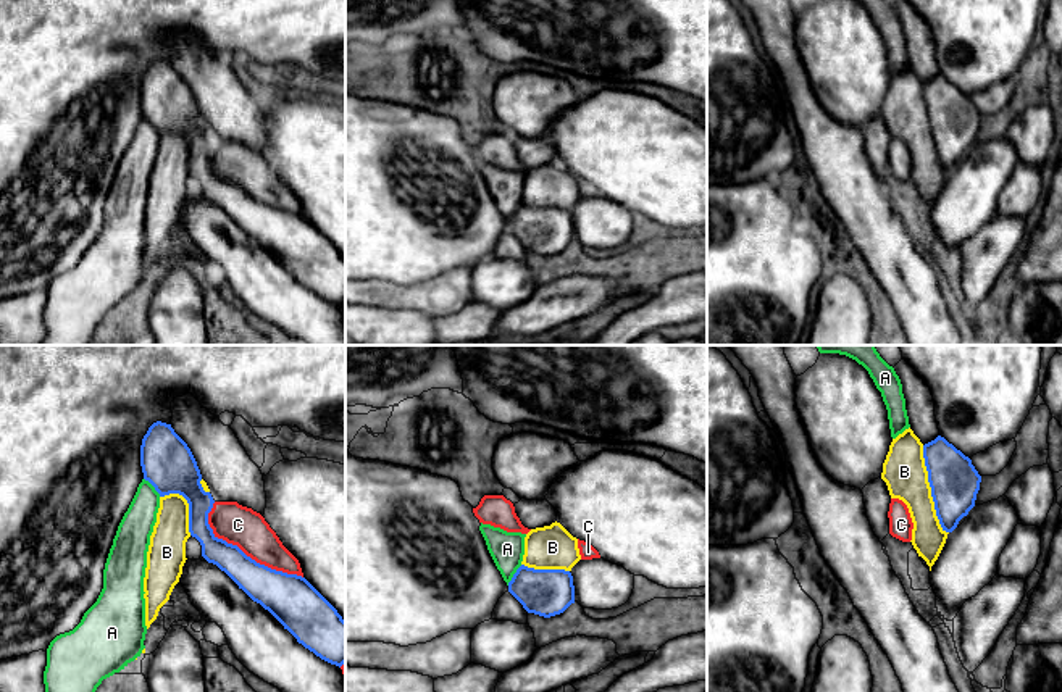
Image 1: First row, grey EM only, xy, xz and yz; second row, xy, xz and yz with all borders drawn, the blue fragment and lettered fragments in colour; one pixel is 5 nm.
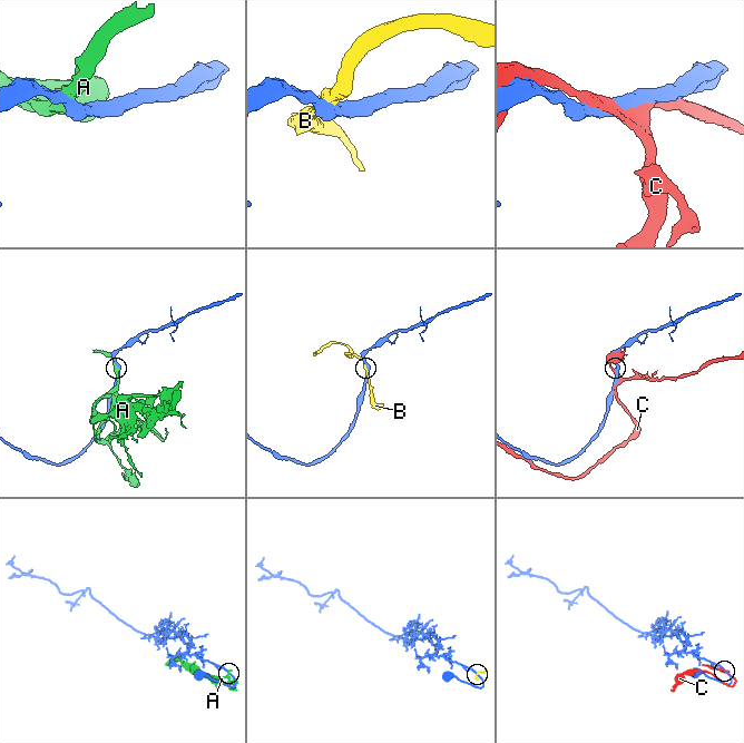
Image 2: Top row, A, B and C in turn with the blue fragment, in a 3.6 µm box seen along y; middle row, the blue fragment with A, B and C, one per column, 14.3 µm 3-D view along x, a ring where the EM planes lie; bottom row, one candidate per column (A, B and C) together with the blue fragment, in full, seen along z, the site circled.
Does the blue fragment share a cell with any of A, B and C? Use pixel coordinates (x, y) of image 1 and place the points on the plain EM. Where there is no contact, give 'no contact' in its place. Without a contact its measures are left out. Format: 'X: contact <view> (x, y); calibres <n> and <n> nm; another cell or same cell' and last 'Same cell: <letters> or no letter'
A: contact xz (514, 213); calibres 240 and 170 nm; another cell
B: contact yz (932, 128); calibres 240 and 220 nm; another cell
C: contact xy (242, 191); calibres 200 and 200 nm; another cell
Same cell: no letter

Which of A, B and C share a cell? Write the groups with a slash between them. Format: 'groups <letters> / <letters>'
groups A B / C

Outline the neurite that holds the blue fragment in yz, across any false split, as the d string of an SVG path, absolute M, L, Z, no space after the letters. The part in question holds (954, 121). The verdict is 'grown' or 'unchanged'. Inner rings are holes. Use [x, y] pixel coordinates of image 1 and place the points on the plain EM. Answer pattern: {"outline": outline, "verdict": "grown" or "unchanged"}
{"outline": "M938 74L923 84L928 121L943 169L952 171L975 145L981 115L972 98Z", "verdict": "unchanged"}

